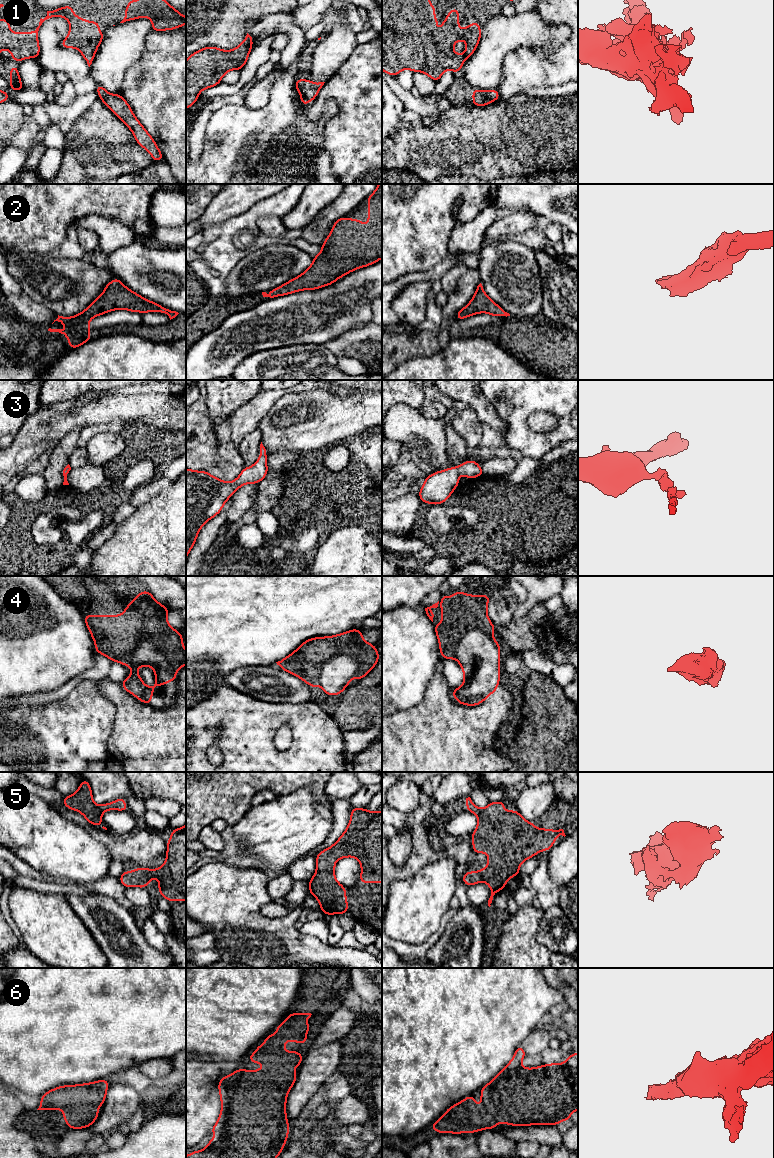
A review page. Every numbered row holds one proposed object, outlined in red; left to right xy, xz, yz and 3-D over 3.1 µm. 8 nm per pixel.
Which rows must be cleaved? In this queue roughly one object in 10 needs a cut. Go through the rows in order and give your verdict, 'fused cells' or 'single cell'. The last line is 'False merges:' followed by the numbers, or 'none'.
1: single cell
2: single cell
3: single cell
4: single cell
5: single cell
6: single cell
False merges: none

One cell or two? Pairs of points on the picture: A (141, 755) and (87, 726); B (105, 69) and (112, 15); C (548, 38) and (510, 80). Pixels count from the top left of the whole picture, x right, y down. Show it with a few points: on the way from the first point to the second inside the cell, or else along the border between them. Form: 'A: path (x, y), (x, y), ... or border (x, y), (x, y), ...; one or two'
A: border (115, 715), (113, 728), (107, 743), (109, 756); two
B: border (112, 25), (102, 31); two
C: border (562, 44), (550, 52), (545, 48), (516, 49); two

